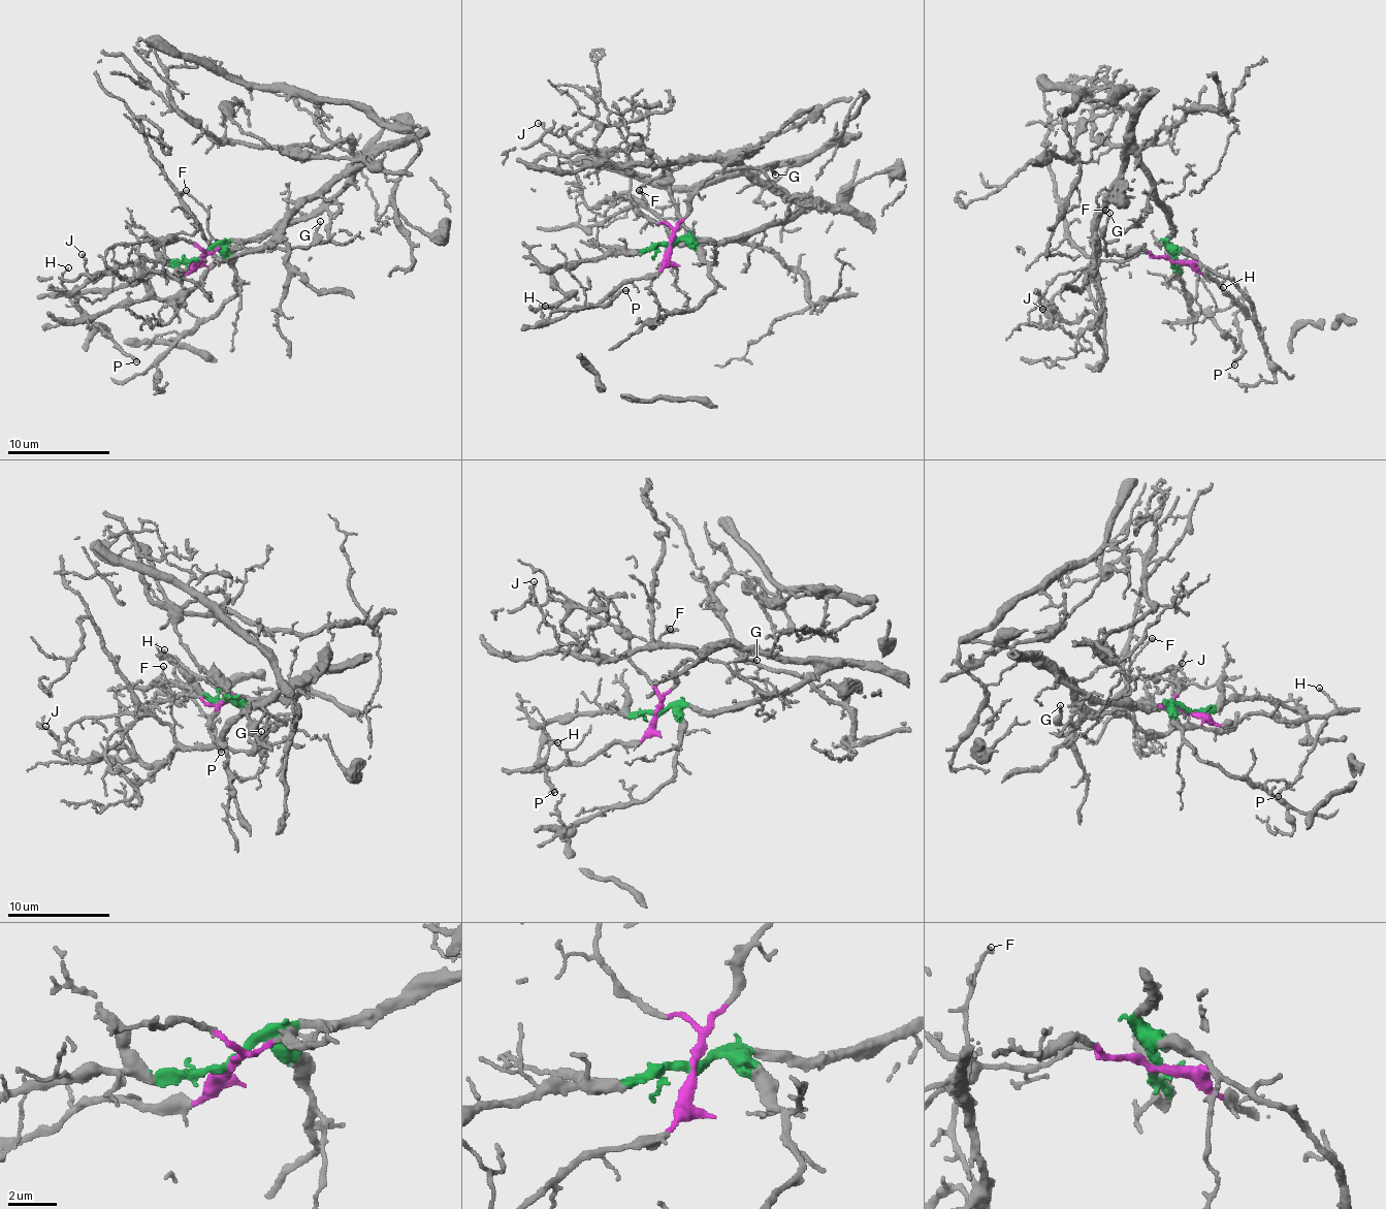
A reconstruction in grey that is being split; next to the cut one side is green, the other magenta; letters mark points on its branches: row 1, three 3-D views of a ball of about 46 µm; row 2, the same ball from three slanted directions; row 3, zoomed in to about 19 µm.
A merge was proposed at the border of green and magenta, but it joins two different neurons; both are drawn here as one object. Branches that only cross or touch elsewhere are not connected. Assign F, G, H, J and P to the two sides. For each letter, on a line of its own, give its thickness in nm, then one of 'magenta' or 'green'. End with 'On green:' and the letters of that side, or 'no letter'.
F: calibre 160 nm; green
G: calibre 160 nm; magenta
H: calibre 140 nm; magenta
J: calibre 150 nm; magenta
P: calibre 190 nm; magenta
On green: F

